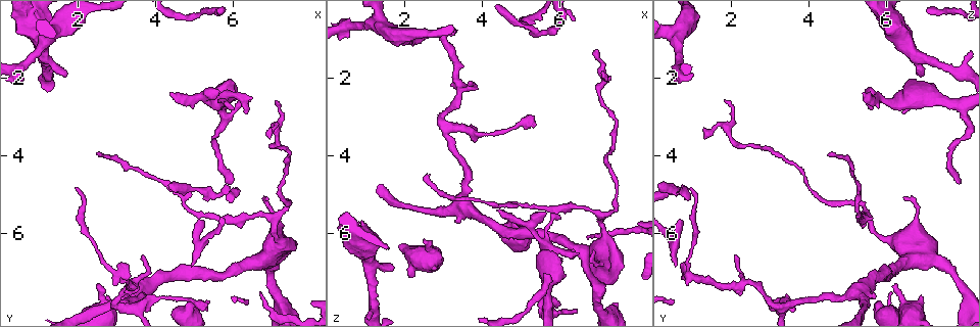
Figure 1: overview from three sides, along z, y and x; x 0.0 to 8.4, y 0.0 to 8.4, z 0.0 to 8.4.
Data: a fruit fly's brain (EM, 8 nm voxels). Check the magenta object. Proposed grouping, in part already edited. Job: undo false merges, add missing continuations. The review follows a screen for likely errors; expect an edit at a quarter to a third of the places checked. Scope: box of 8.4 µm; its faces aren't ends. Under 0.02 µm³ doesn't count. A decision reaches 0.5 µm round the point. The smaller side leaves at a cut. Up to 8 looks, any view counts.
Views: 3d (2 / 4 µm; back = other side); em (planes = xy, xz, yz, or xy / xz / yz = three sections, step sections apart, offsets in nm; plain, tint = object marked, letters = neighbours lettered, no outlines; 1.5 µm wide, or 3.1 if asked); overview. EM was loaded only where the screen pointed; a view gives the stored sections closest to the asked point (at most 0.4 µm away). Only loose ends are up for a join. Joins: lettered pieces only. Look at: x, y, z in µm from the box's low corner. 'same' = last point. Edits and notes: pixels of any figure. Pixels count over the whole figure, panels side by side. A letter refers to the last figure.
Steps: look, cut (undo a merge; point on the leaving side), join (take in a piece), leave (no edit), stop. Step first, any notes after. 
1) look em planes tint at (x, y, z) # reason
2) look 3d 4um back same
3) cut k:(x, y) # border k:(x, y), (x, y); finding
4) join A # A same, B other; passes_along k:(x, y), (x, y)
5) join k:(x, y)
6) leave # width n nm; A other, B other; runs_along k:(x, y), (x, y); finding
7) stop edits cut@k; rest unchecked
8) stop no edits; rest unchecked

look em xy step 4 letters at (6.95, 5.05, 6.40) # branch stops here

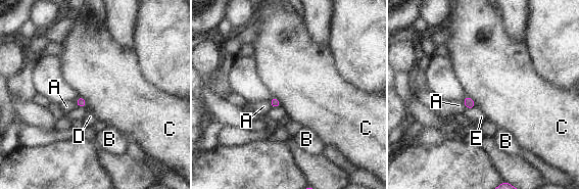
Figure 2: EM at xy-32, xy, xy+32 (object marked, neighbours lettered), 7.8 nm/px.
leave # A other, B other, C other, D other, E other; border 2:(80, 95), (85, 100), (87, 107); none of them fits

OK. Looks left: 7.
look 3d 4um at (4.35, 2.40, 5.40) # branch stops here

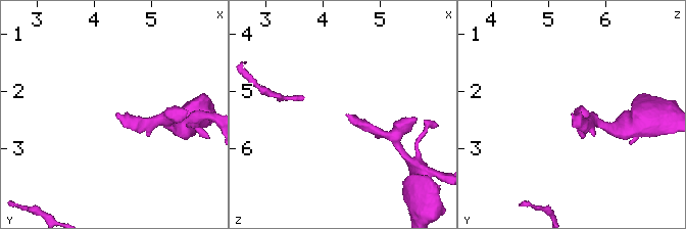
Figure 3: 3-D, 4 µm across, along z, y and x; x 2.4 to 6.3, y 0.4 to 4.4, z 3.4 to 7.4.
look em xz step 8 letters at (4.40, 2.40, 5.40)

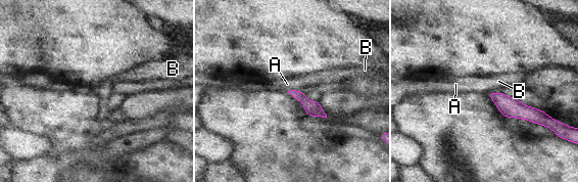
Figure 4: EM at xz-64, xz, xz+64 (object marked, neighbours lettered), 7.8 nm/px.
leave # A other, B other; no lettered piece goes on from it

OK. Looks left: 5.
look em yz step 8 letters at (3.35, 7.30, 2.55) # abrupt turn

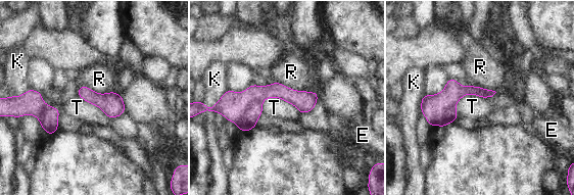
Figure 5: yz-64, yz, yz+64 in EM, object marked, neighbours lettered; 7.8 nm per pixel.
look em planes letters same

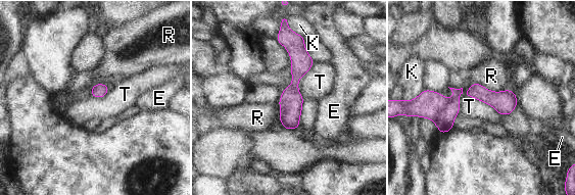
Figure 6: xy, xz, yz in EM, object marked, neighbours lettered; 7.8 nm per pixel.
leave # E other, K other, R other, T other; border 6:(315, 62), (299, 79), (303, 99); one cell here

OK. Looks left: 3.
stop no edits; rest unchecked

